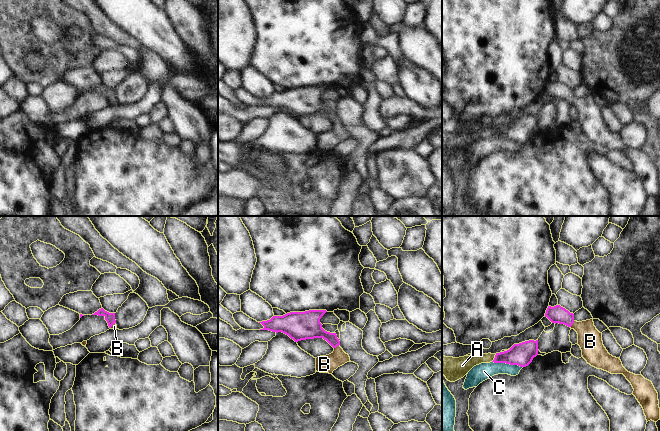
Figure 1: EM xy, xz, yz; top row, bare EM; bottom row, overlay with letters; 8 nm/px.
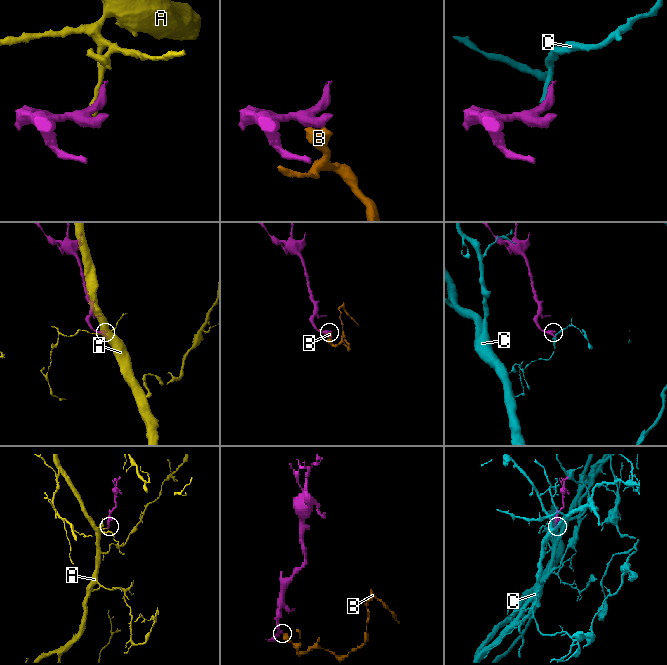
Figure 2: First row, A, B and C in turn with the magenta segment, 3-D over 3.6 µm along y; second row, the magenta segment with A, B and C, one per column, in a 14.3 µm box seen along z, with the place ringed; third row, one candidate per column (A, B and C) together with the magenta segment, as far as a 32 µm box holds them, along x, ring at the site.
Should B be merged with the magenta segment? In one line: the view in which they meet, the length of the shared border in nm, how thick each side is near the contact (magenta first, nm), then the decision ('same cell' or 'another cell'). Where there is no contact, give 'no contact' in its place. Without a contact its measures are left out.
meets magenta in yz; contact 70 nm long; 140 nm thick on the magenta side, 190 nm on the other; same cell

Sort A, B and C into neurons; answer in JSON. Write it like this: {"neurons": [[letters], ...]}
{"neurons": [["A"], ["B"], ["C"]]}

